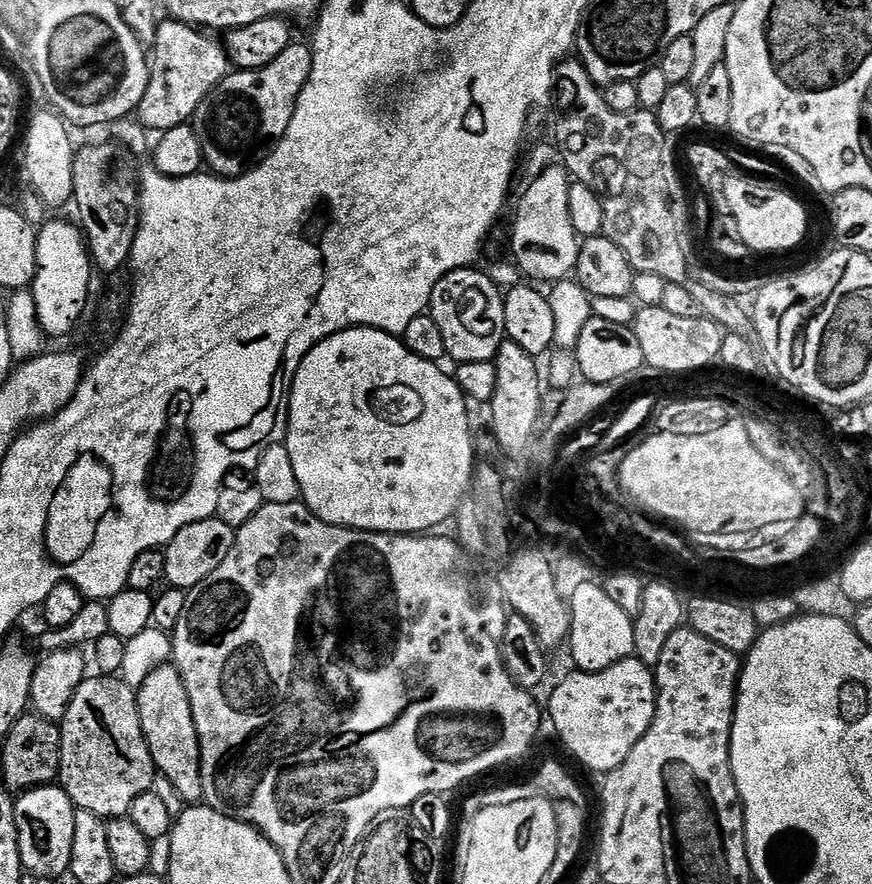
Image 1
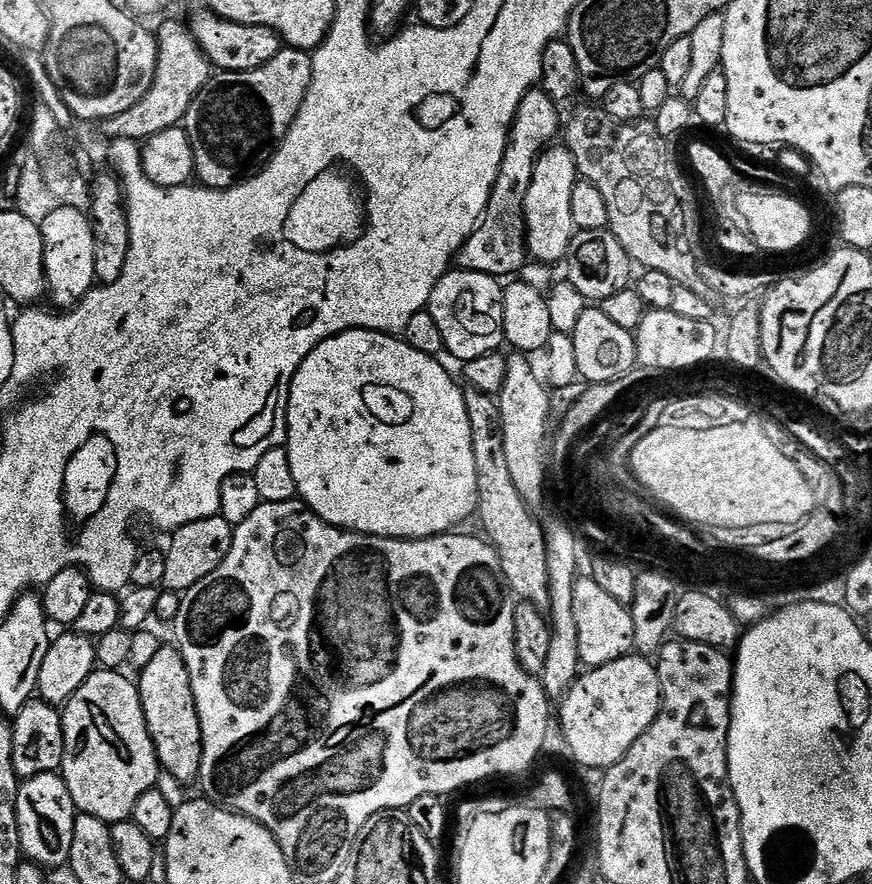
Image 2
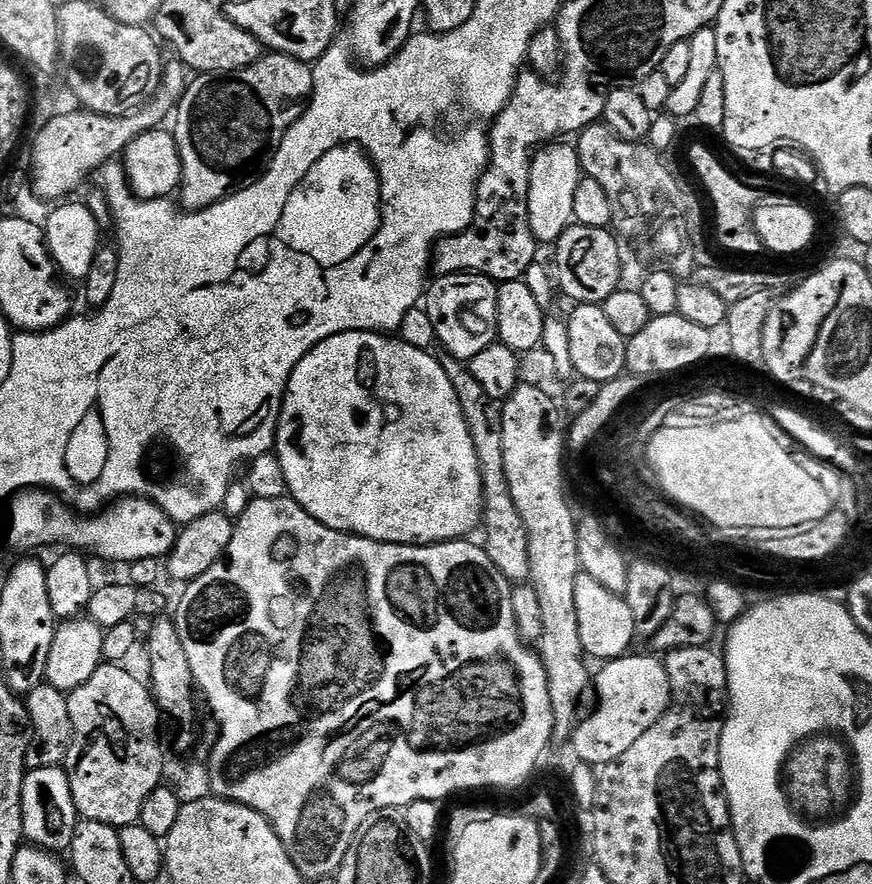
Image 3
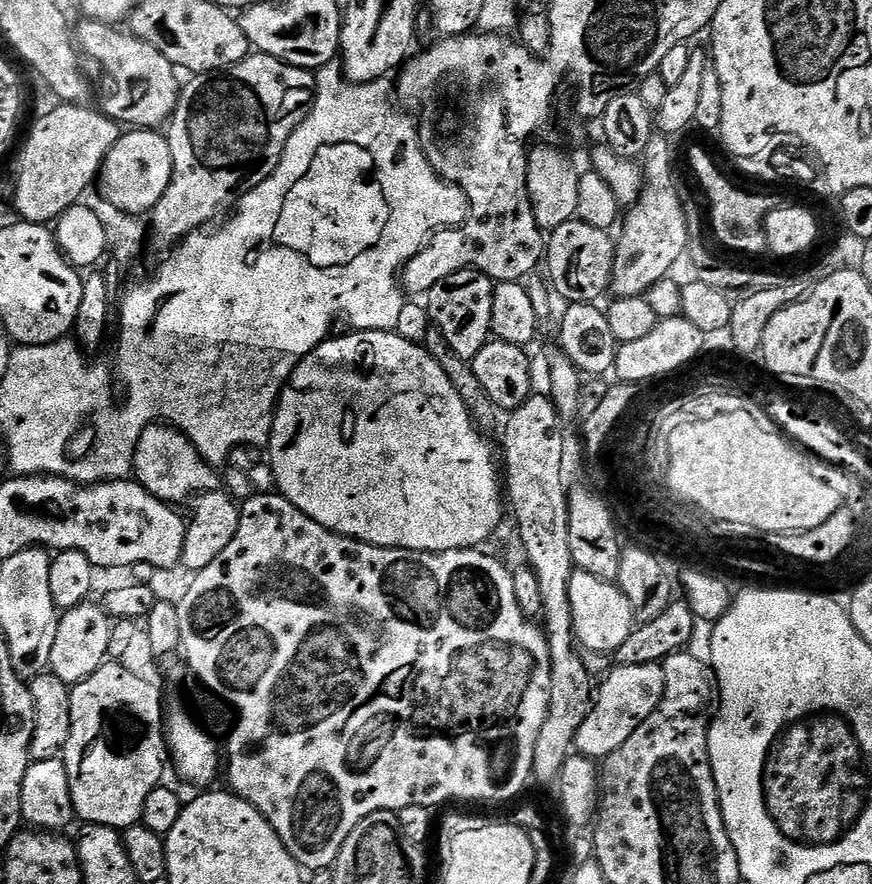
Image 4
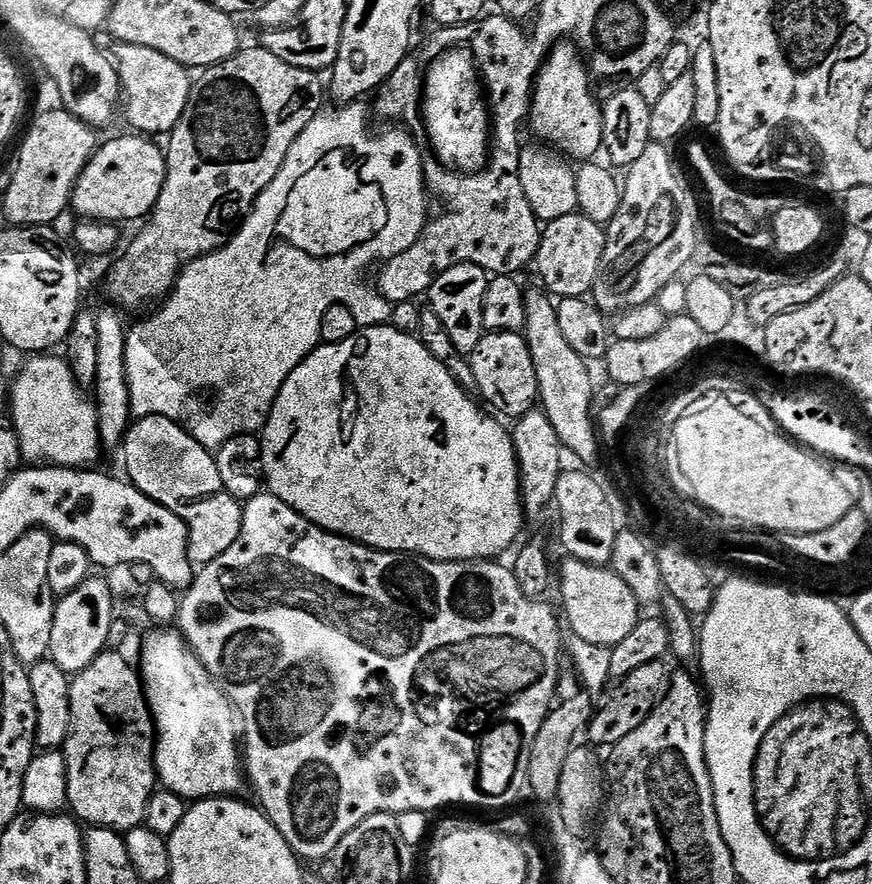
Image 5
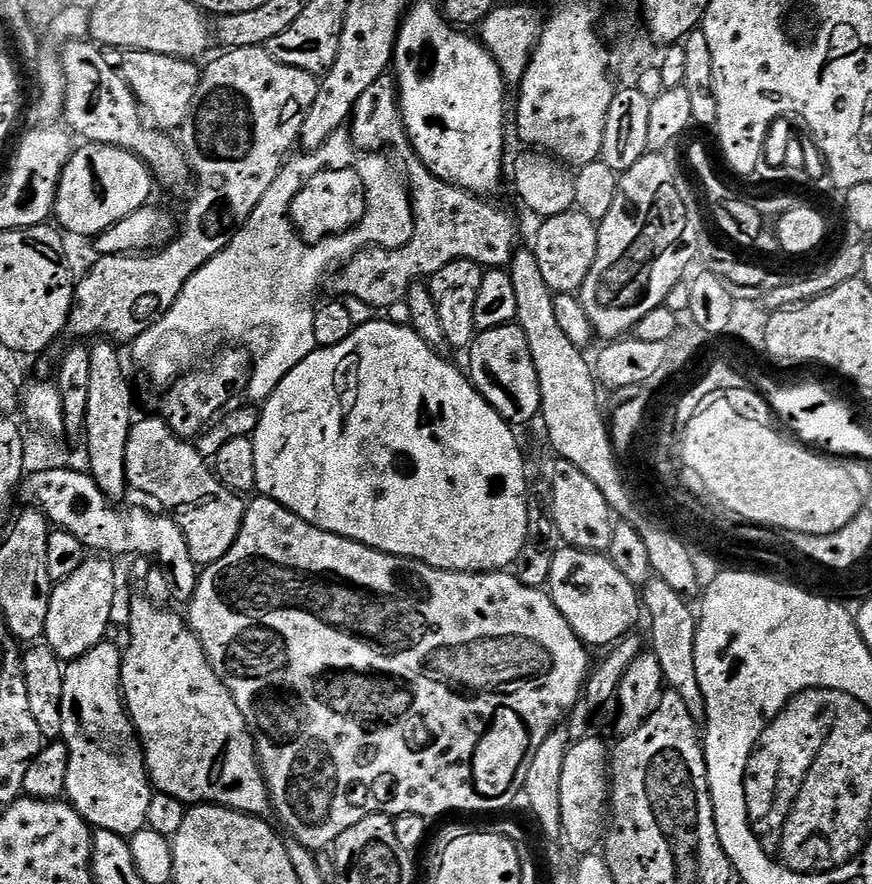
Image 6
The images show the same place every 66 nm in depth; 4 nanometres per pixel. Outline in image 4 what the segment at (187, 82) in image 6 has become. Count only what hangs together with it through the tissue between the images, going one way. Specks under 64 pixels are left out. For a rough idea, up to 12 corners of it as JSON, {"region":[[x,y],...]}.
{"region":[[81,19],[100,67],[99,111],[136,130],[167,125],[182,80],[150,42]]}

